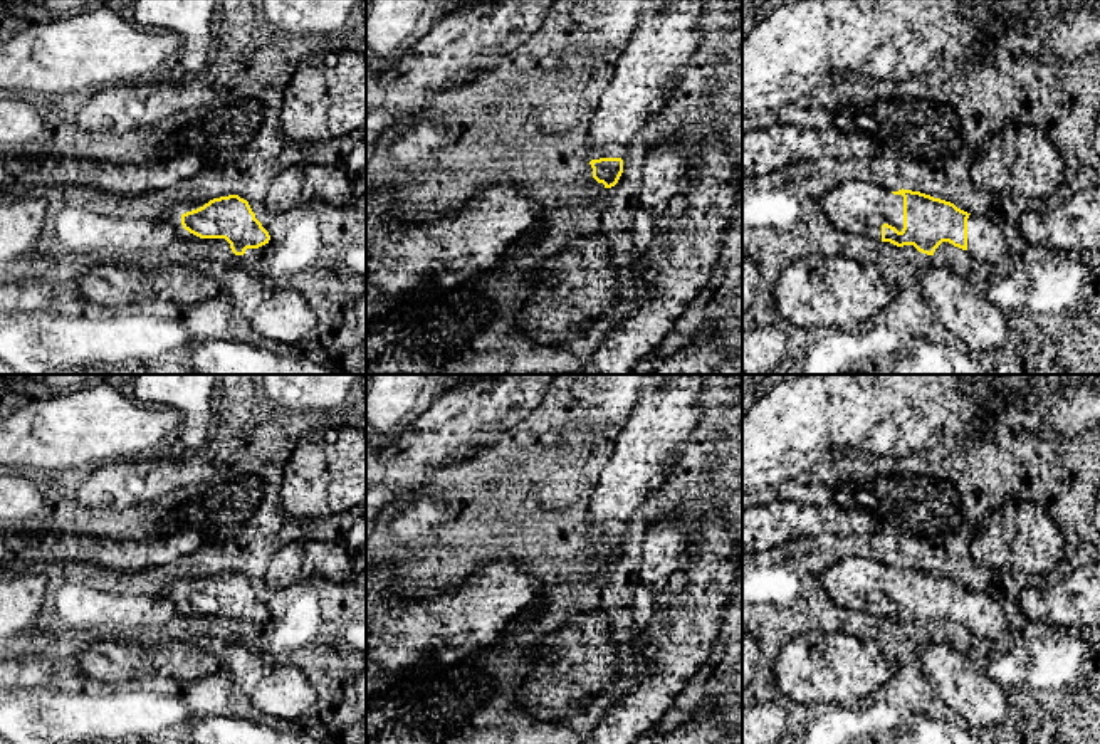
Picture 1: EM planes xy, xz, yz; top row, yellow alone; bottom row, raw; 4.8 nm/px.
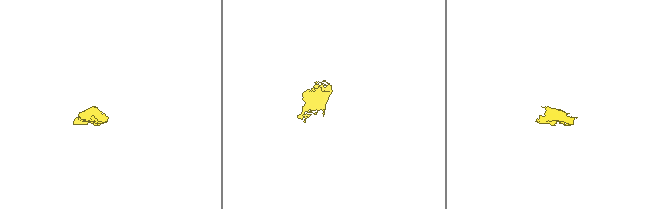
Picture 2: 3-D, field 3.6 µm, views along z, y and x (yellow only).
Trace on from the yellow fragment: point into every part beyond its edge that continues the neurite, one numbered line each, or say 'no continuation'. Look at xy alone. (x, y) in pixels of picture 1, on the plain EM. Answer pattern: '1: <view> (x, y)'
no continuation

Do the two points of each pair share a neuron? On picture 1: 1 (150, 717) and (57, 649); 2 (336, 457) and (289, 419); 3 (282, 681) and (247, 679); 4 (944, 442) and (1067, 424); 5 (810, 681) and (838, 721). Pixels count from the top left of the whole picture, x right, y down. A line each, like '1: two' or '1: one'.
1: two
2: two
3: one
4: two
5: two

